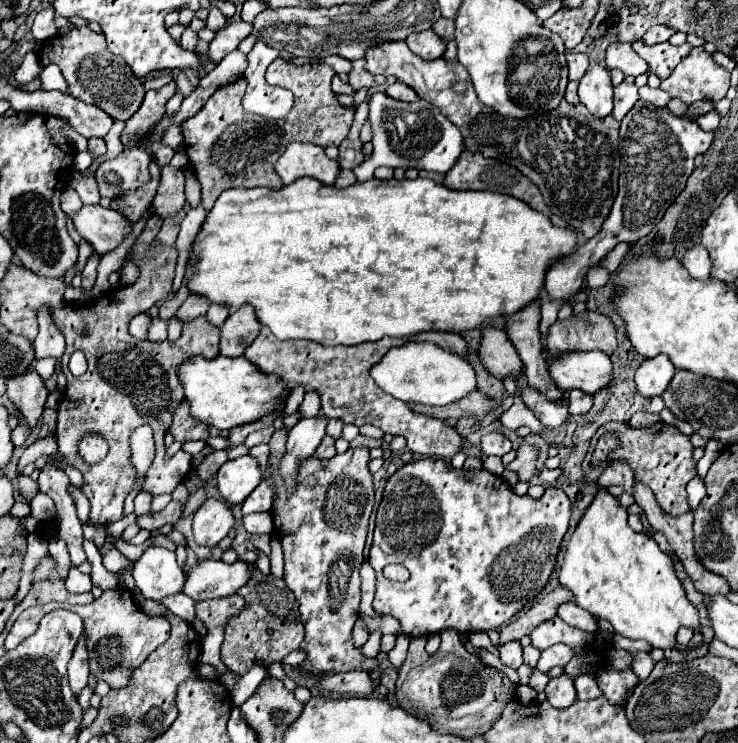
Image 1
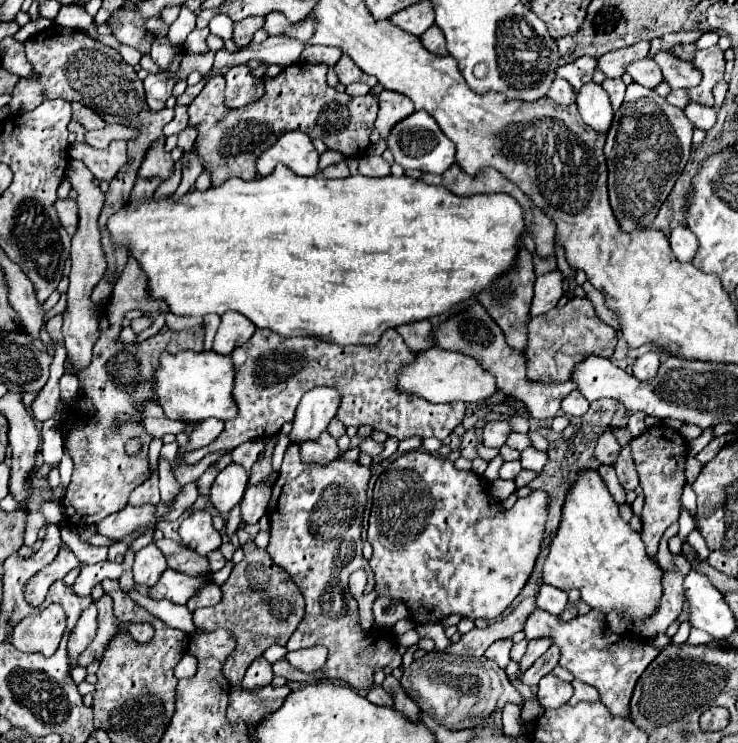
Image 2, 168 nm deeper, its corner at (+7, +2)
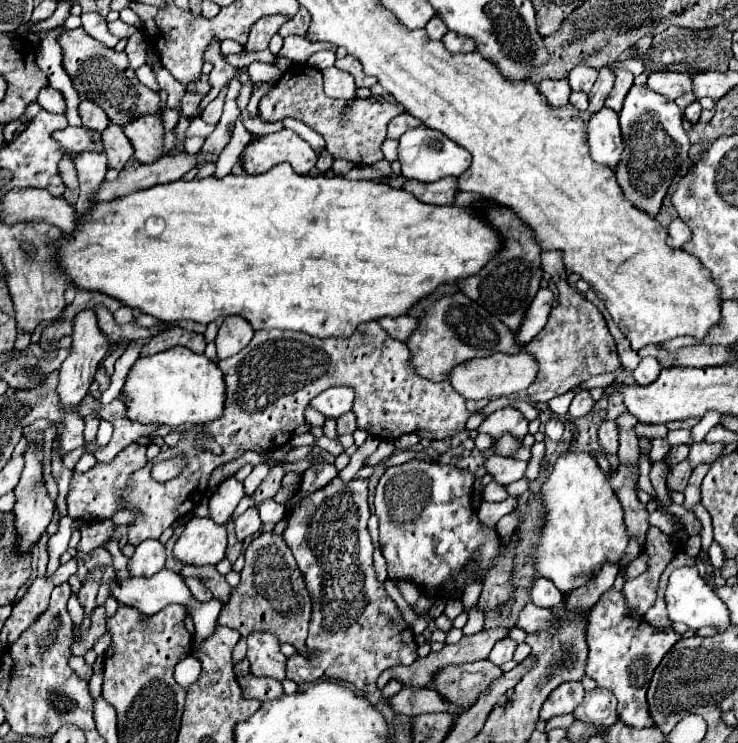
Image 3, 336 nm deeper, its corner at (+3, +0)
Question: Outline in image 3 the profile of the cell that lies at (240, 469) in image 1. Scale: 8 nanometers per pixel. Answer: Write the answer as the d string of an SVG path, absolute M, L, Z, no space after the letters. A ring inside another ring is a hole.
M235 476L223 480L219 484L219 488L215 490L215 494L211 496L209 500L209 512L211 512L211 518L217 522L217 524L225 524L233 510L237 508L237 504L241 502L241 498L245 496L245 490L243 490L243 482L239 482Z

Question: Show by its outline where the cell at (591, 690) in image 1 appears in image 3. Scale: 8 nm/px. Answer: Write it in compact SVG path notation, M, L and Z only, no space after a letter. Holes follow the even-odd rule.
M593 688L593 690L585 692L581 706L577 706L573 714L577 720L583 720L583 722L609 726L609 724L617 722L615 708L617 708L617 700L613 698L613 692L609 692L605 688Z

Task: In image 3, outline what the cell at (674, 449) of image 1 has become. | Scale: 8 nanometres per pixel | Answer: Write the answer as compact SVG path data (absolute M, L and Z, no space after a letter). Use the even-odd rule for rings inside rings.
M642 552L636 559L634 559L625 569L624 576L626 580L633 579L641 575L647 569L648 555Z

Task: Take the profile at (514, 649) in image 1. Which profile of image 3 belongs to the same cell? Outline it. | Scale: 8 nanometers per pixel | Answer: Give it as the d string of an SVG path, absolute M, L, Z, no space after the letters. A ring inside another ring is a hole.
M503 638L501 642L497 642L497 644L493 646L493 650L491 650L491 654L489 654L489 660L491 660L493 664L501 666L501 664L513 660L515 648L517 648L517 644L515 644L511 638Z

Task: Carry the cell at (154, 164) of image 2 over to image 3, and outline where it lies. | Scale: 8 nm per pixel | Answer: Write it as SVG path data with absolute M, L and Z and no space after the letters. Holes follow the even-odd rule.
M139 118L123 128L135 148L135 158L143 164L151 164L163 156L165 128L159 118Z

